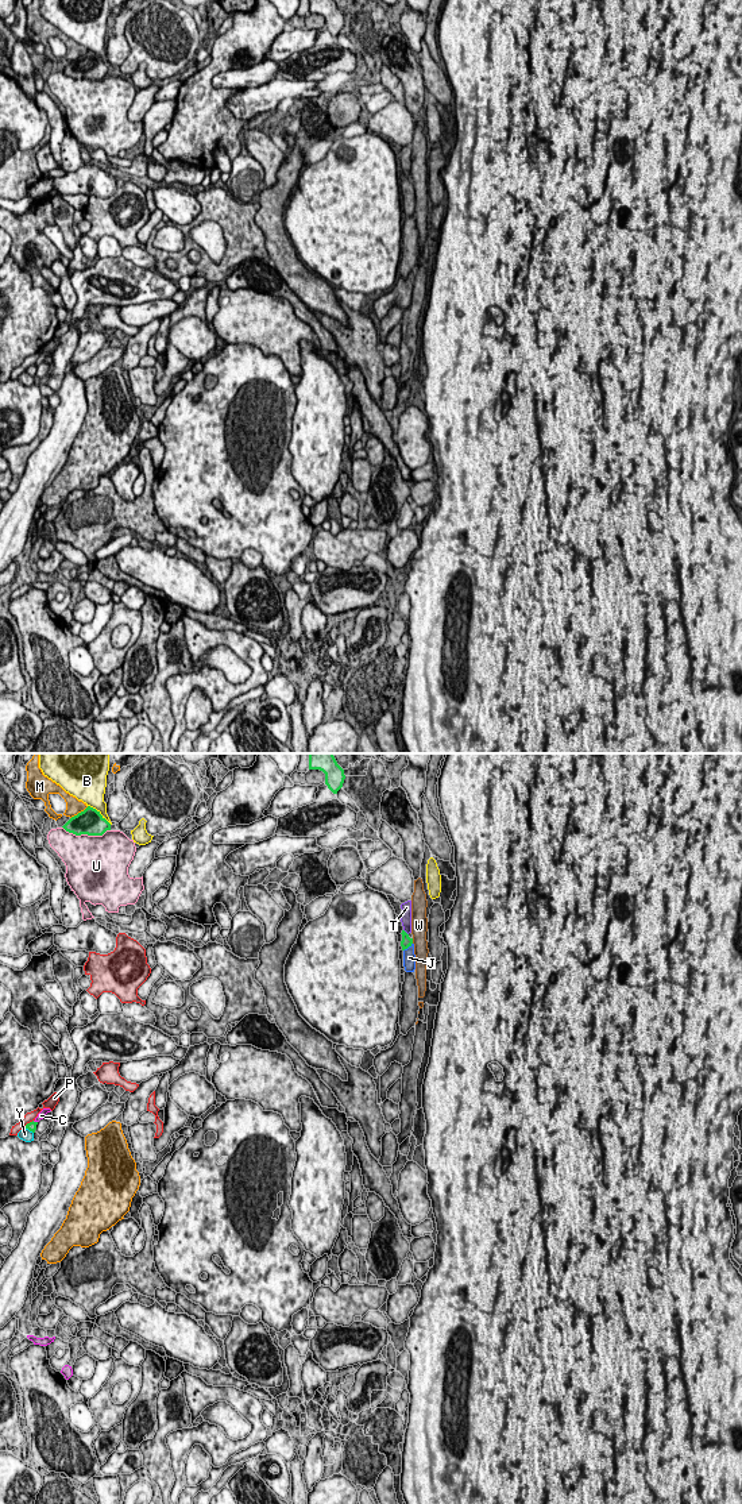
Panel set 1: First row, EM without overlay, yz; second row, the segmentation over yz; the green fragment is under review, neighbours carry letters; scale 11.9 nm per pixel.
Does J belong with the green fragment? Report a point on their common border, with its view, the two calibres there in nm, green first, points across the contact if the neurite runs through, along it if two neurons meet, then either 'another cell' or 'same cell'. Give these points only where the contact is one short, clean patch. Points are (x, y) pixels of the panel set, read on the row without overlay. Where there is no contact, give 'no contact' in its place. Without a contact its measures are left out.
meets green in yz at (408, 191); 130 nm thick on the green side, 160 nm on the other; runs through yz (406, 185), (408, 191), (409, 201); same cell

